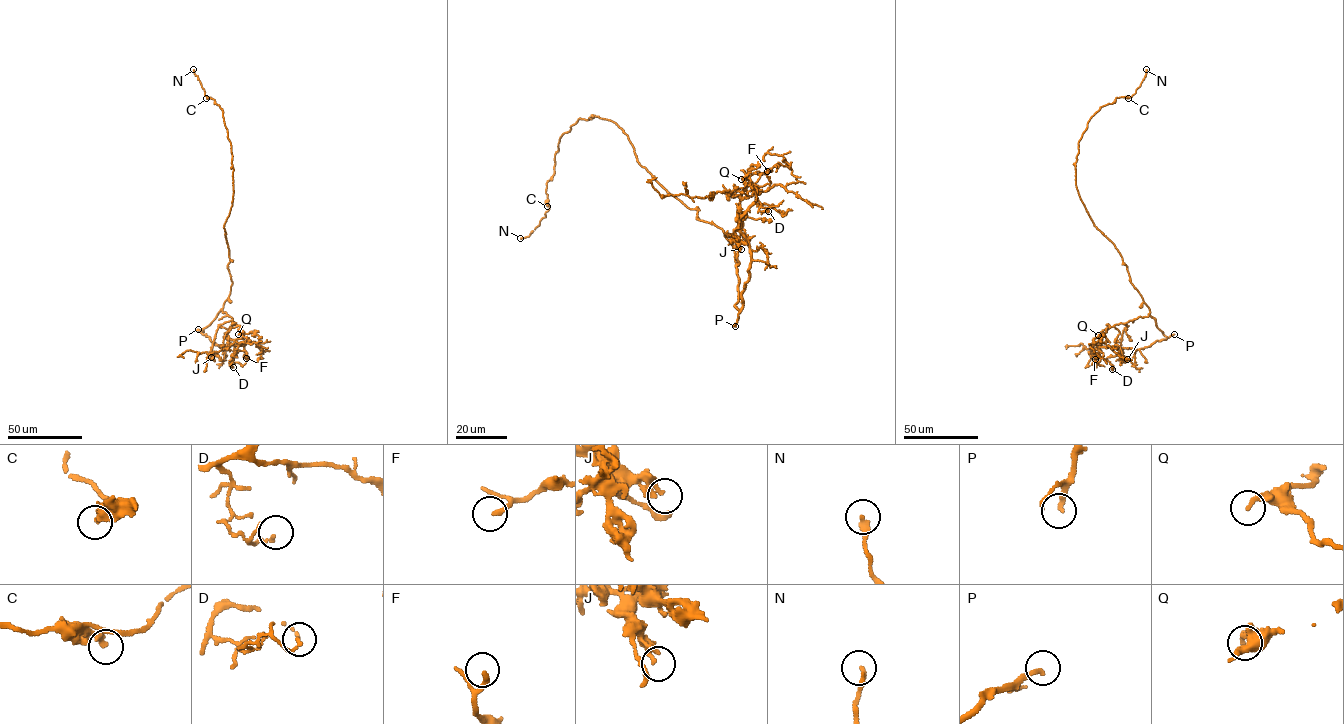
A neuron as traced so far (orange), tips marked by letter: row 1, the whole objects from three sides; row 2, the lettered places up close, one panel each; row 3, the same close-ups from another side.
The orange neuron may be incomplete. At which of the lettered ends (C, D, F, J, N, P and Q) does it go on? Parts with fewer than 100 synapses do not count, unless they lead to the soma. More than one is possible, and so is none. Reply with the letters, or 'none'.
P

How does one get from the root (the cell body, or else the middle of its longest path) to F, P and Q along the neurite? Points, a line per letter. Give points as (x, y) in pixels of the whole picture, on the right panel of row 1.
F: (1122, 260), (1130, 282), (1166, 338), (1140, 349), (1100, 347), (1103, 355), (1095, 359)
P: (1122, 260), (1130, 282), (1149, 308), (1157, 326), (1167, 338), (1174, 334)
Q: (1122, 260), (1130, 282), (1150, 313), (1107, 328), (1098, 335)

